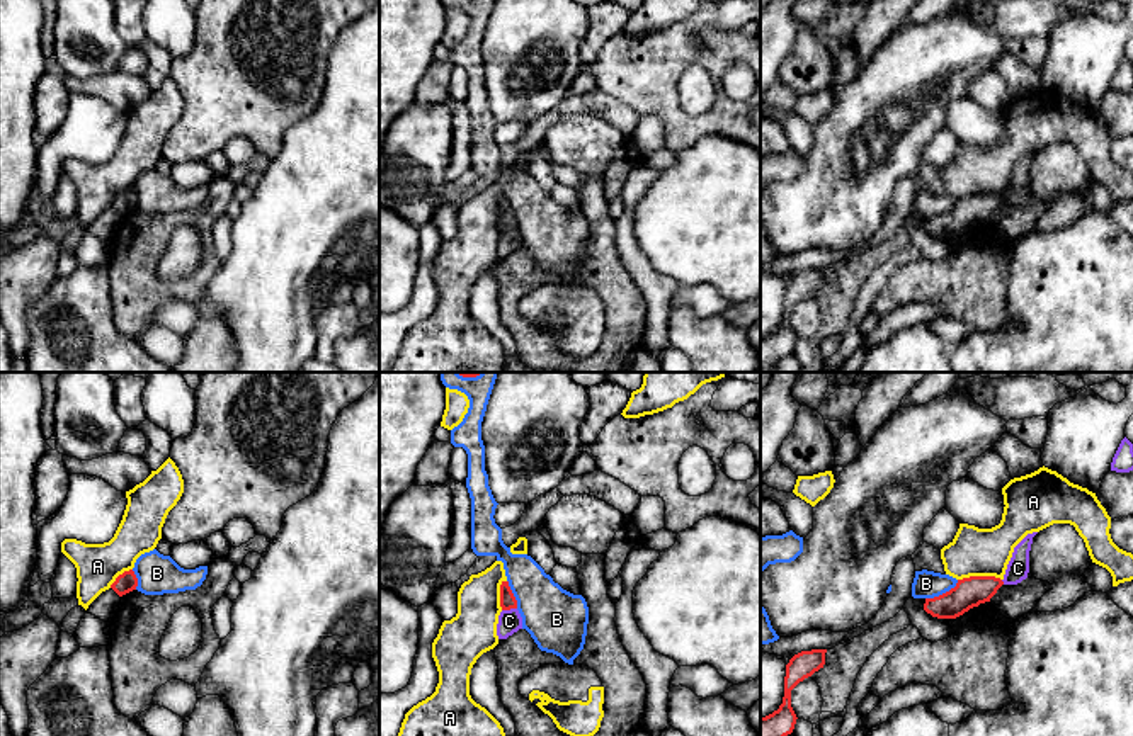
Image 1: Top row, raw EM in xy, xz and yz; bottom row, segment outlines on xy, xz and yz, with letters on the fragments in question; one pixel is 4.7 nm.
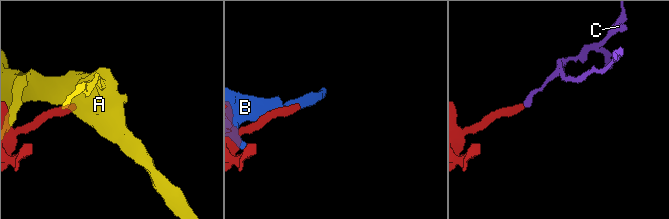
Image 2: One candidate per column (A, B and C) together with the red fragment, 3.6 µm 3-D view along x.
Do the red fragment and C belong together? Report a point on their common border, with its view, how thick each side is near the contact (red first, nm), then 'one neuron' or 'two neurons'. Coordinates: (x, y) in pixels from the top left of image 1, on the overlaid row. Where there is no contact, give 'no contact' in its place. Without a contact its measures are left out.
xz (509, 609) | 80/110 nm | two neurons

